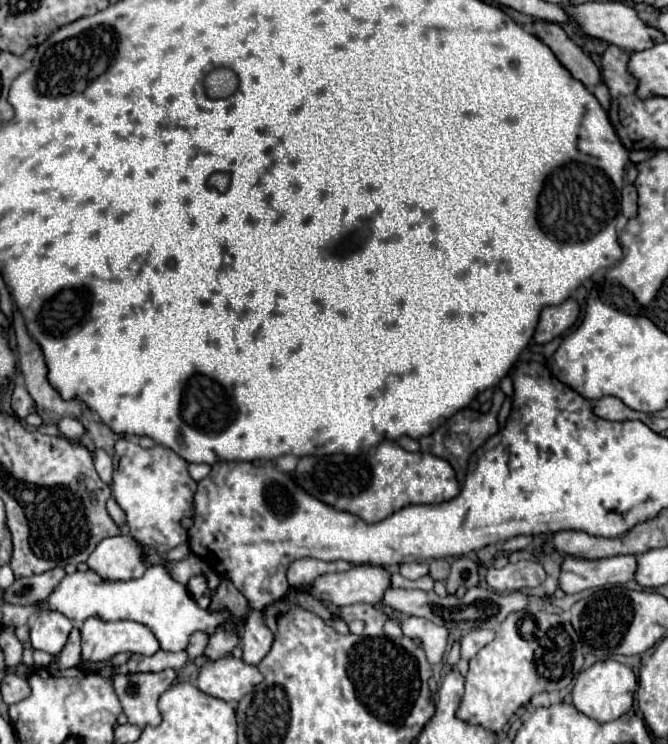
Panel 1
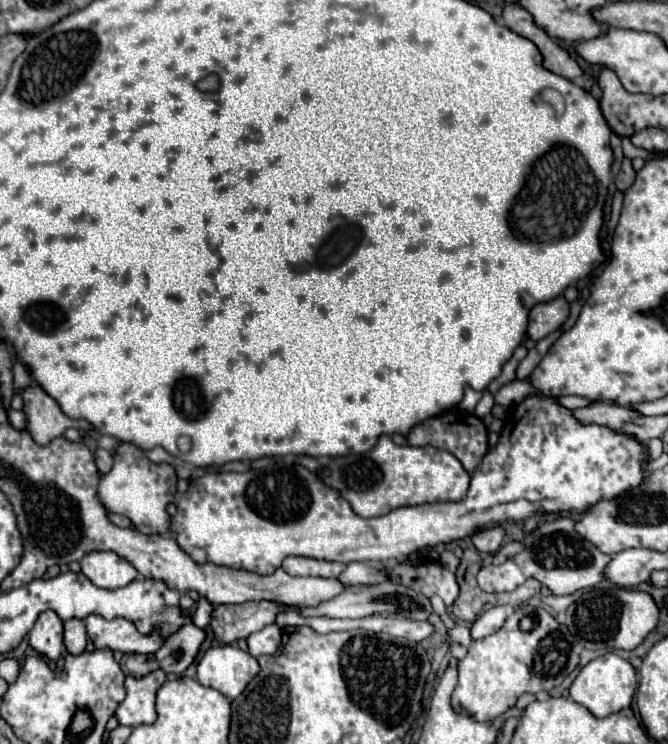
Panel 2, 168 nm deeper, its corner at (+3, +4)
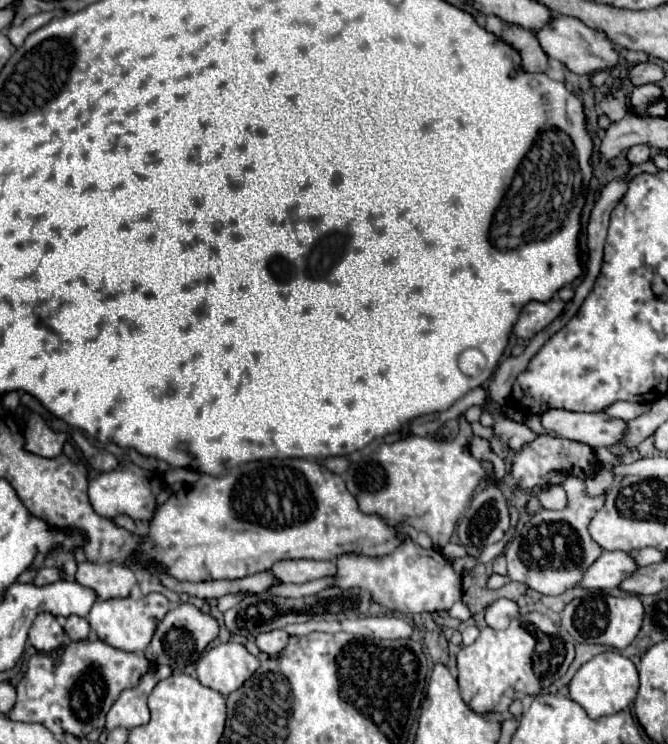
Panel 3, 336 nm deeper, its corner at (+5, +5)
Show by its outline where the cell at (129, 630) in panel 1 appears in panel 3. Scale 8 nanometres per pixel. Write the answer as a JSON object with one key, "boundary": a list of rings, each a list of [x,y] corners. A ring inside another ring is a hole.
{"boundary":[[[147,594],[139,600],[133,598],[97,600],[87,616],[87,622],[91,630],[109,646],[125,652],[143,652],[151,642],[159,620],[163,620],[167,612],[169,612],[169,600],[163,594]]]}

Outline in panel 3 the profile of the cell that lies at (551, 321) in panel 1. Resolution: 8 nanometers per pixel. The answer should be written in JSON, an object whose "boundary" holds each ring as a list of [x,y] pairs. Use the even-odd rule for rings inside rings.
{"boundary":[[[559,296],[551,298],[549,302],[529,302],[523,308],[513,328],[515,336],[531,340],[537,332],[541,332],[547,324],[551,324],[563,312],[563,308],[565,308],[565,302]]]}

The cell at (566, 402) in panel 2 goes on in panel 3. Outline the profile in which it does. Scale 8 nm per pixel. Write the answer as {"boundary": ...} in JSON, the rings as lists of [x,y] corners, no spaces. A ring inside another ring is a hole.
{"boundary":[[[613,402],[603,412],[607,412],[613,418],[621,418],[621,420],[629,422],[629,420],[639,418],[647,410],[651,410],[651,404],[641,404],[641,402]]]}

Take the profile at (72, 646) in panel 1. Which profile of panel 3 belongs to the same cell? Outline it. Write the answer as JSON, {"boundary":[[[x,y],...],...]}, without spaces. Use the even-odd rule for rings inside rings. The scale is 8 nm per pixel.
{"boundary":[[[67,616],[65,624],[65,634],[73,640],[73,642],[79,642],[79,640],[85,640],[89,636],[89,622],[81,616]]]}

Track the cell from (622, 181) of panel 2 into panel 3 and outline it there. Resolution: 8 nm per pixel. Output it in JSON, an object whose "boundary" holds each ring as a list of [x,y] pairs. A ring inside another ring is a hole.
{"boundary":[[[639,144],[639,146],[635,146],[627,152],[627,162],[629,164],[639,164],[639,162],[645,162],[649,158],[651,158],[651,148],[647,148],[645,144]]]}

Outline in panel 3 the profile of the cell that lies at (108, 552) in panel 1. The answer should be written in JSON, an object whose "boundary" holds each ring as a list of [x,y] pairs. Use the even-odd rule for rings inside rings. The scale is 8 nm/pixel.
{"boundary":[[[81,562],[77,566],[75,580],[87,588],[93,588],[99,600],[127,598],[129,590],[137,582],[133,570],[117,562],[105,562],[105,564]]]}

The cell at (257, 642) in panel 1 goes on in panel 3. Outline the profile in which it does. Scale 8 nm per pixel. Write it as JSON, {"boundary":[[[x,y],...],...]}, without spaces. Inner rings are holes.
{"boundary":[[[271,630],[257,636],[257,646],[265,654],[277,654],[285,648],[289,634],[285,630]]]}

